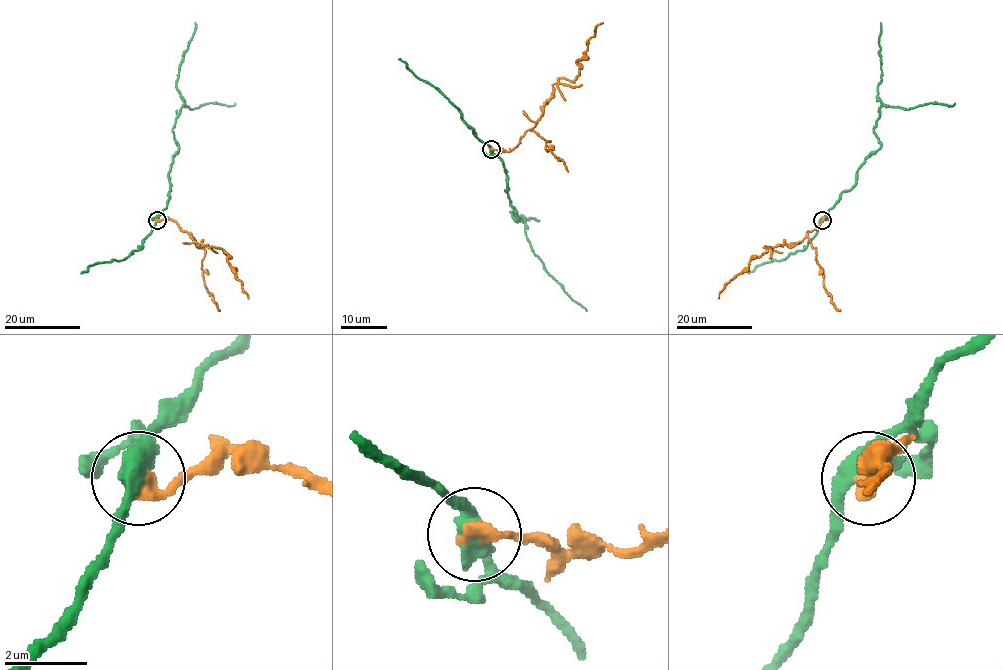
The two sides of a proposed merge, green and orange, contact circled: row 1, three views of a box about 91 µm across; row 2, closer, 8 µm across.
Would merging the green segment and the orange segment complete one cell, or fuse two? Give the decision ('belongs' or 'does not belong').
does not belong

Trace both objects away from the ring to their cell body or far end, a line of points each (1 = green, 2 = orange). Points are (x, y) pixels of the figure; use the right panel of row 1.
1: (822, 220), (855, 183), (861, 165), (881, 146), (873, 127), (879, 109), (884, 105), (905, 109), (955, 103)
2: (822, 220), (795, 244), (764, 246), (767, 251), (750, 260), (746, 268), (724, 286), (719, 298)

